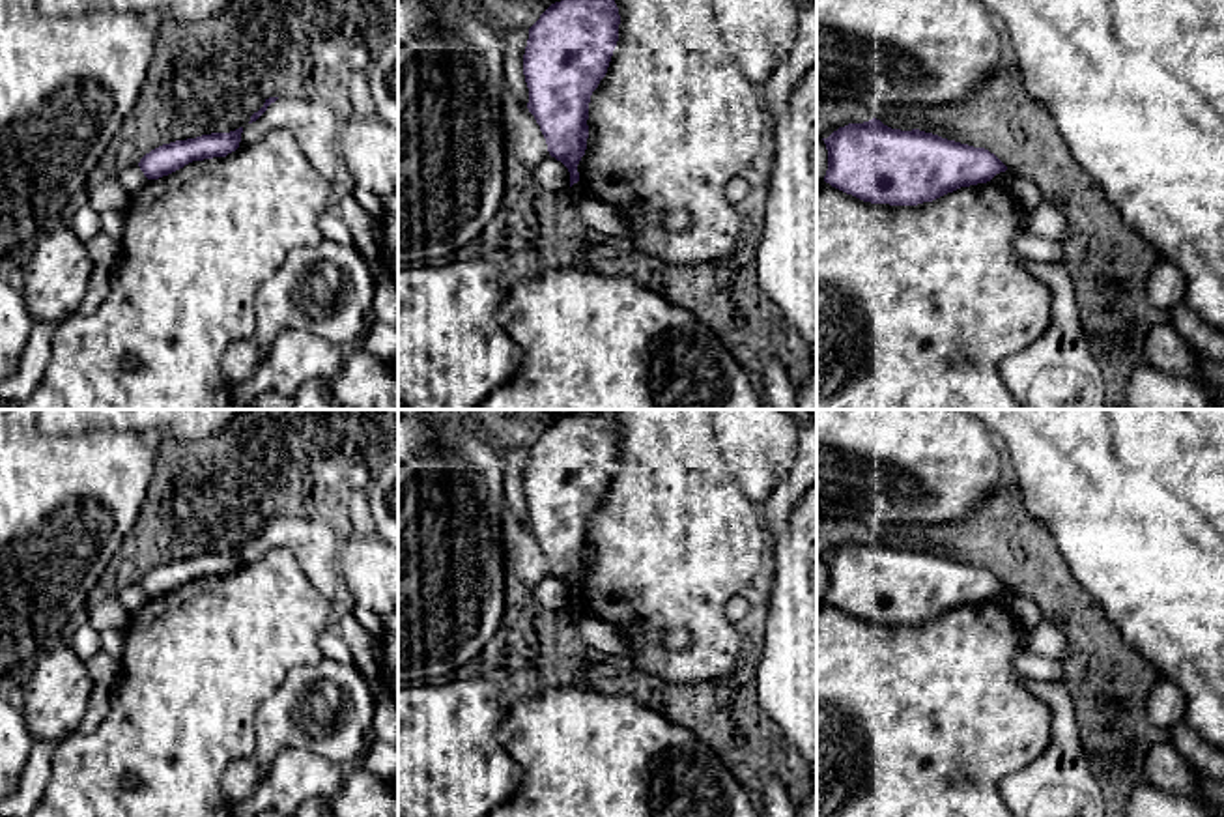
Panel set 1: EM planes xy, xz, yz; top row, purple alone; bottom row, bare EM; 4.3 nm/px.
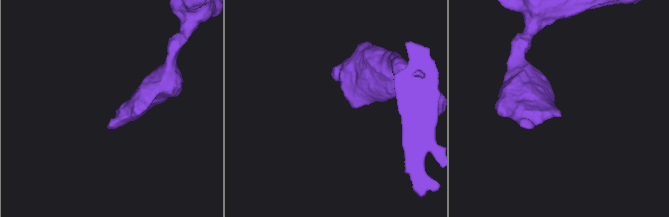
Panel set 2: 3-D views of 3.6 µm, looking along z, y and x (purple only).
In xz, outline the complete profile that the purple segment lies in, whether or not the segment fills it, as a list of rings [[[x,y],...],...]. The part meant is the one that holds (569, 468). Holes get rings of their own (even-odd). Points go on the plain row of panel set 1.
[[[574,409],[529,447],[523,473],[527,527],[540,544],[549,574],[568,587],[570,606],[579,600],[589,522],[607,492],[619,443],[619,426],[607,409]]]

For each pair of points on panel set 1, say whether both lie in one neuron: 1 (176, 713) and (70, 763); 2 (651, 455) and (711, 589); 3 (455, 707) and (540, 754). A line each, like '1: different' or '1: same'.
1: same
2: same
3: different

